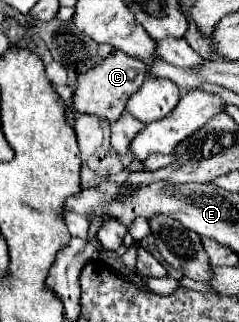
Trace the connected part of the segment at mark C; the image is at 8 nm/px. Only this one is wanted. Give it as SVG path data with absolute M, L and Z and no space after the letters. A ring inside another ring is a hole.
M113 50L101 64L97 64L95 68L87 70L77 78L79 84L75 90L73 110L115 122L123 114L129 96L135 94L145 80L147 80L147 66L139 58L131 58L121 50Z

